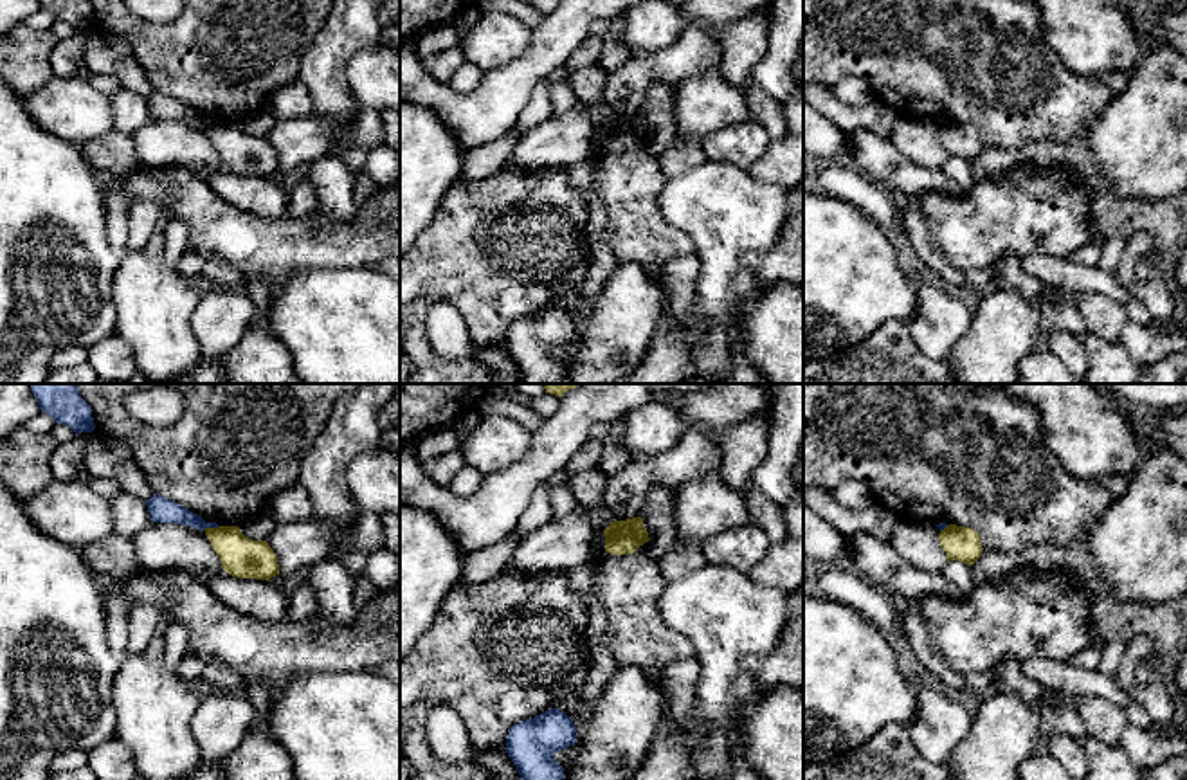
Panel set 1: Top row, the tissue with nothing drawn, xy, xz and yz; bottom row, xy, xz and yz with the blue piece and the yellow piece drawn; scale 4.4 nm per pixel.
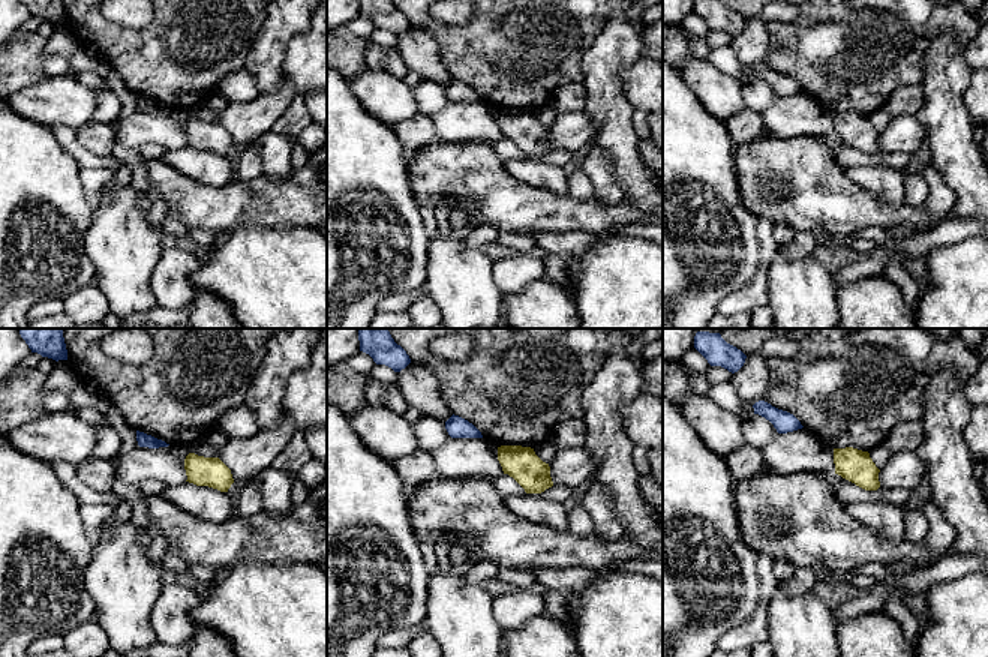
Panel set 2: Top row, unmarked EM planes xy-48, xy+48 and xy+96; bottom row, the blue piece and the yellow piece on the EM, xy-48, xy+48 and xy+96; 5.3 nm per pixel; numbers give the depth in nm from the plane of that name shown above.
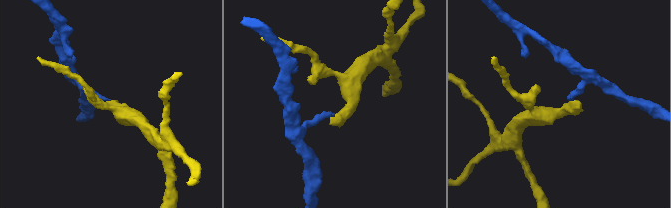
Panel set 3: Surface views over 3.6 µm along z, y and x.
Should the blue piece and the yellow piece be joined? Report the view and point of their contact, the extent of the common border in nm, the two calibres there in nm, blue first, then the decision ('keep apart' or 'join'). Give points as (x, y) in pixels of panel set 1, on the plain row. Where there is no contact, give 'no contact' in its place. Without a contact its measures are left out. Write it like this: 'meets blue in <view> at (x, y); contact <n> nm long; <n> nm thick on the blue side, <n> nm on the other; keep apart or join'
meets blue in xy at (211, 123); contact 70 nm long; 110 nm thick on the blue side, 180 nm on the other; keep apart

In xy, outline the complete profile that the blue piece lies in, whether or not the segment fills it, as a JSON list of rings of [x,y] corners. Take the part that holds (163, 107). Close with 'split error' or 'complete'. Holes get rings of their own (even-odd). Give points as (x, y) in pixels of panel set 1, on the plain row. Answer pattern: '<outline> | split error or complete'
[[[159,90],[146,97],[146,103],[153,119],[186,121],[196,126],[218,124],[216,119],[205,119],[200,112]]] | complete

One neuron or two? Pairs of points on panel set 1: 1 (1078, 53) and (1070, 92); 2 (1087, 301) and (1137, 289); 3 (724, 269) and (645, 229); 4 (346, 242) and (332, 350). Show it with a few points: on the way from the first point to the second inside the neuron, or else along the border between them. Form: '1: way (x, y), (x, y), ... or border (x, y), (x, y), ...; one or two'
1: border (1047, 42), (1074, 72), (1090, 78); two
2: border (1074, 294), (1103, 292), (1123, 305); two
3: border (667, 220), (687, 235), (696, 253); two
4: border (373, 263), (299, 269); two

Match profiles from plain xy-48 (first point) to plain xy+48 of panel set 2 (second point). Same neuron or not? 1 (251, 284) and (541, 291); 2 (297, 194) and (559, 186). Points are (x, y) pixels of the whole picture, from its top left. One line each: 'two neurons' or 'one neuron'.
1: two neurons
2: two neurons

